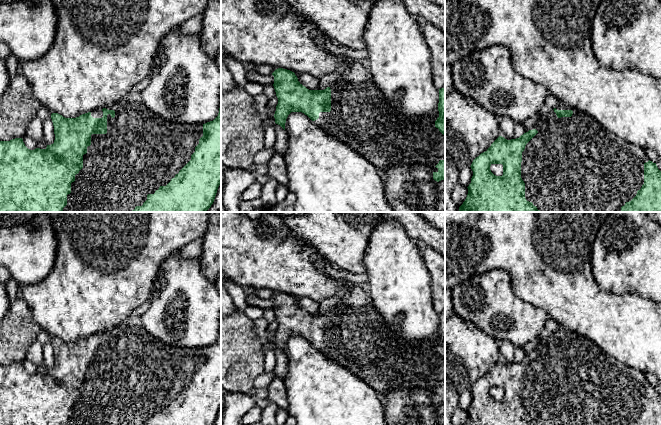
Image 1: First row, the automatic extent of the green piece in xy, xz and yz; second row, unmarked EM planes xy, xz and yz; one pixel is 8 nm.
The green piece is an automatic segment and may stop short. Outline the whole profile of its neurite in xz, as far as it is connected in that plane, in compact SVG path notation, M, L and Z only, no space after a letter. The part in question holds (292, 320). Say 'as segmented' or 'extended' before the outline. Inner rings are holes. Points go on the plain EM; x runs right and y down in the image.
extended | M353 285L350 293L324 314L307 313L298 305L295 297L287 293L278 292L272 299L278 322L274 338L275 347L284 354L288 339L291 336L302 336L330 360L348 368L367 383L377 392L382 401L394 386L420 386L432 392L435 405L445 404L445 312L439 313L439 341L436 345L429 343L423 346L409 346L403 340L397 340L391 335L390 328L375 309L371 295L359 285Z

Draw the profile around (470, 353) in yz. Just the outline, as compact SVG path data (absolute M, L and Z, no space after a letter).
M456 312L445 320L445 425L454 425L452 414L460 408L461 395L470 391L473 384L487 375L499 360L499 342L493 336L462 319Z

